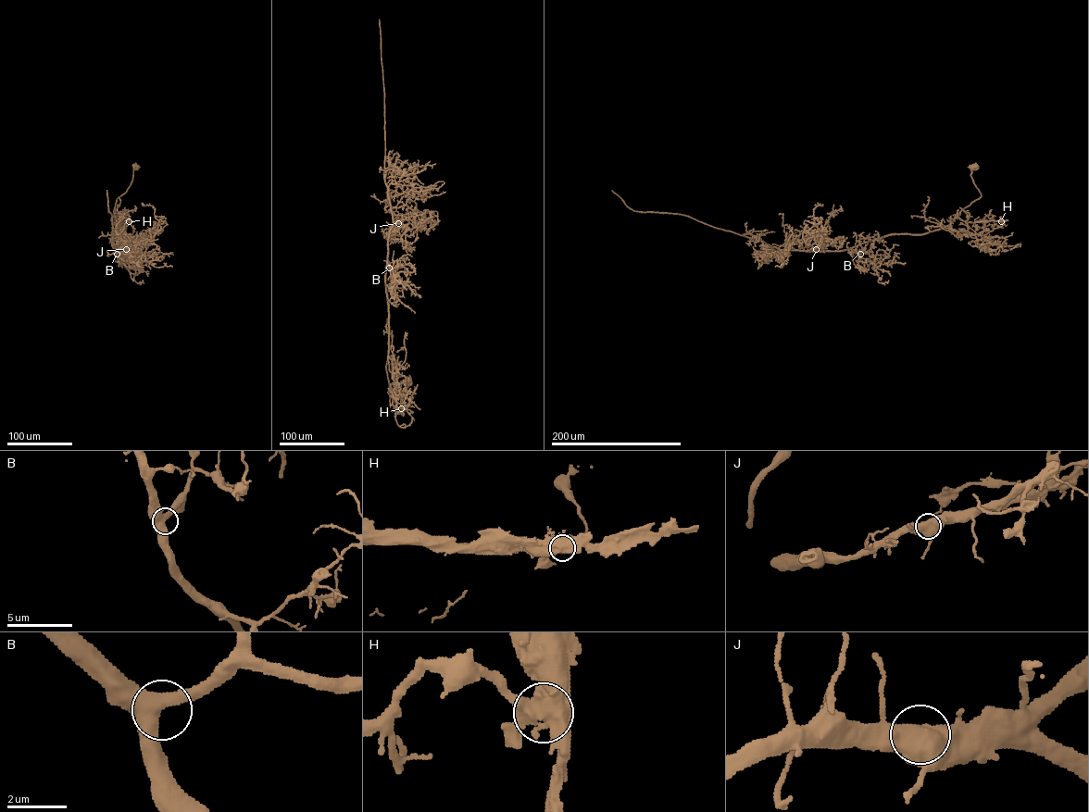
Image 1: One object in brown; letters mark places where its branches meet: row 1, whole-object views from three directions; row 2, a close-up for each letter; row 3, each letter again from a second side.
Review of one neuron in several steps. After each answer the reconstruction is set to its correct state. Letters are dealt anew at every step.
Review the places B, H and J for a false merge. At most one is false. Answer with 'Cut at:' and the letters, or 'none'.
Cut at: H

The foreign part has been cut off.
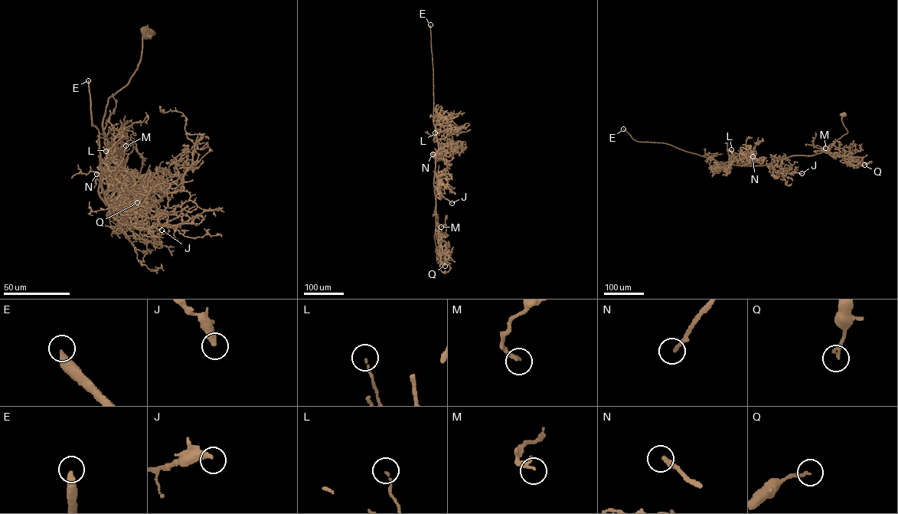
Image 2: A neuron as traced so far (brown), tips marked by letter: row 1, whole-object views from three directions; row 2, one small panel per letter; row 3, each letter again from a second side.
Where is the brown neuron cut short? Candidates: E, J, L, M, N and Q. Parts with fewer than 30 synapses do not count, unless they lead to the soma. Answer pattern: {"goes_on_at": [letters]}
{"goes_on_at": ["E", "N"]}

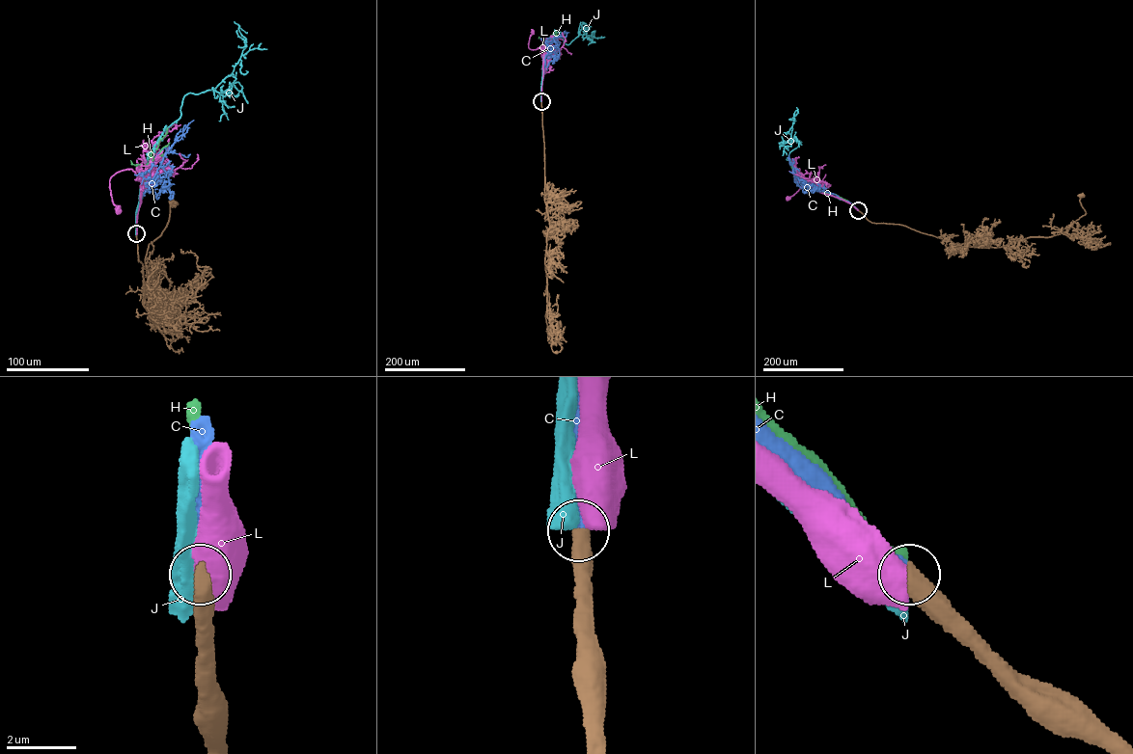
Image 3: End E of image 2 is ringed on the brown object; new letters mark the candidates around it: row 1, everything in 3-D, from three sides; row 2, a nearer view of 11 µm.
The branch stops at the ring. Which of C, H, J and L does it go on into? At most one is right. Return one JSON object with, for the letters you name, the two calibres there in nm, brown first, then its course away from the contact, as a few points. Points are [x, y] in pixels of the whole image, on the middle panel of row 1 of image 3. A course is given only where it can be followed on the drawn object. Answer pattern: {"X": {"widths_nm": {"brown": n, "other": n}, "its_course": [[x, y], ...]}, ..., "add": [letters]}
{"C": {"widths_nm": {"brown": 550, "other": 480}, "its_course": [[541, 101], [547, 46], [555, 38], [568, 32]]}, "add": ["C"]}

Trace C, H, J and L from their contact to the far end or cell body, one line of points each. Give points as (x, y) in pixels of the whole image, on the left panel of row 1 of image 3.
C: (136, 233), (136, 210), (150, 187), (149, 181), (164, 155), (193, 120)
H: (136, 233), (136, 213), (147, 167), (167, 128)
J: (136, 233), (148, 155), (179, 117), (185, 94), (214, 89), (232, 73), (246, 41), (238, 28), (247, 33)
L: (136, 233), (141, 181), (131, 169), (118, 172), (110, 178), (112, 201), (119, 210)

